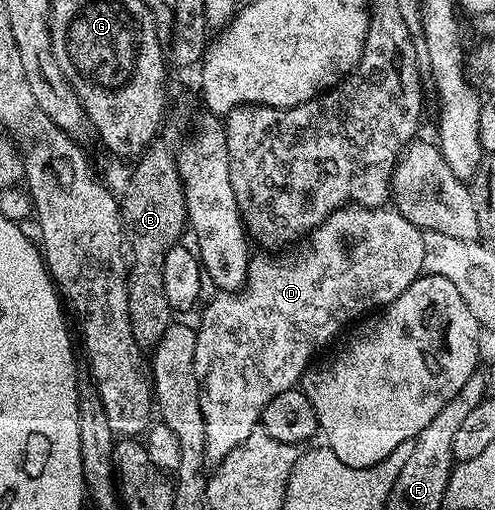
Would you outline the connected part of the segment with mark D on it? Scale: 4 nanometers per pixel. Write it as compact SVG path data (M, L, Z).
M351 203L330 214L313 233L309 234L308 241L314 244L314 249L304 250L299 257L294 257L291 261L269 261L266 257L255 256L248 267L246 283L238 292L223 293L218 291L213 294L215 297L207 303L206 310L202 313L202 322L197 322L196 325L196 355L194 356L194 374L198 380L200 411L204 415L204 449L206 460L211 466L215 467L221 464L230 451L240 447L240 443L244 443L248 439L248 435L252 435L255 429L259 428L264 407L268 407L270 400L276 395L280 395L280 391L288 391L301 382L303 373L310 368L315 358L323 352L321 349L330 340L333 342L347 326L365 318L371 311L378 311L390 305L401 293L408 291L408 287L416 278L423 276L424 239L422 235L423 230L408 223L408 219L404 219L393 208L366 209L362 205Z

